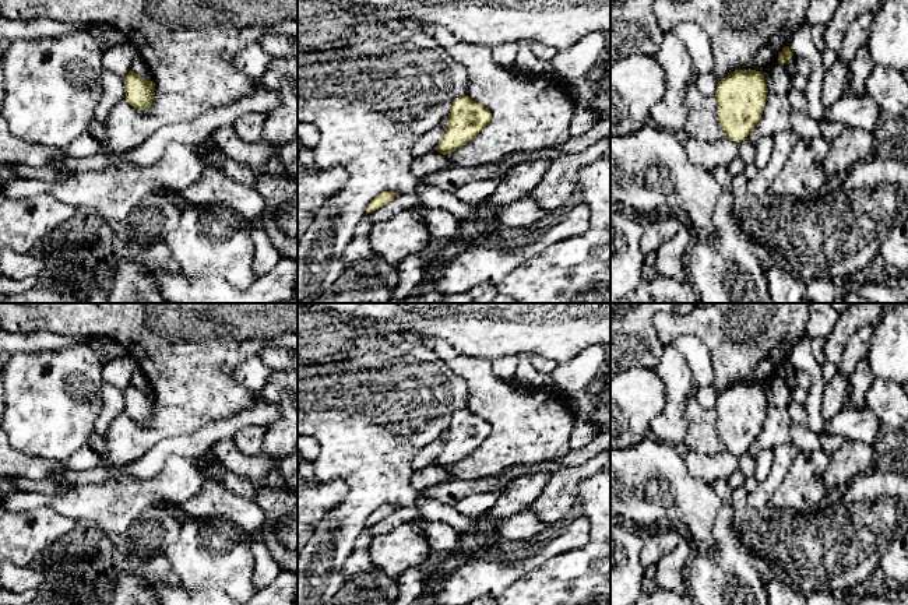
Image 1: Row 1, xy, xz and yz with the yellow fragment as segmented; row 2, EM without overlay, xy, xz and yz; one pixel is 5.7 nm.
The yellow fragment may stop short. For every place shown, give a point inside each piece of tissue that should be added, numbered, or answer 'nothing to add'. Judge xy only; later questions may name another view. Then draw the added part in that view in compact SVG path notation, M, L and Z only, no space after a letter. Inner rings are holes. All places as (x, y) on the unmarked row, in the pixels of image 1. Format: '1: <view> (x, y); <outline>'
nothing to add

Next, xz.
nothing to add

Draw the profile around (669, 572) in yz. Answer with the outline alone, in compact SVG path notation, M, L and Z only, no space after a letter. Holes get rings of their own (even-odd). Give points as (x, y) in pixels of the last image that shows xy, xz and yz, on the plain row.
M683 539L676 548L668 552L655 566L655 580L661 590L684 590L684 571L693 553L694 544Z

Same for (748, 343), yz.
M712 303L694 307L687 314L658 313L654 327L664 347L679 337L693 335L708 348L714 369L712 386L719 395L736 383L764 386L777 376L793 344L805 335L807 319L809 303Z

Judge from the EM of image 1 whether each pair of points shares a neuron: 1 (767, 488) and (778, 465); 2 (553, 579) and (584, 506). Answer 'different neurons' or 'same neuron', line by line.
1: same neuron
2: same neuron

